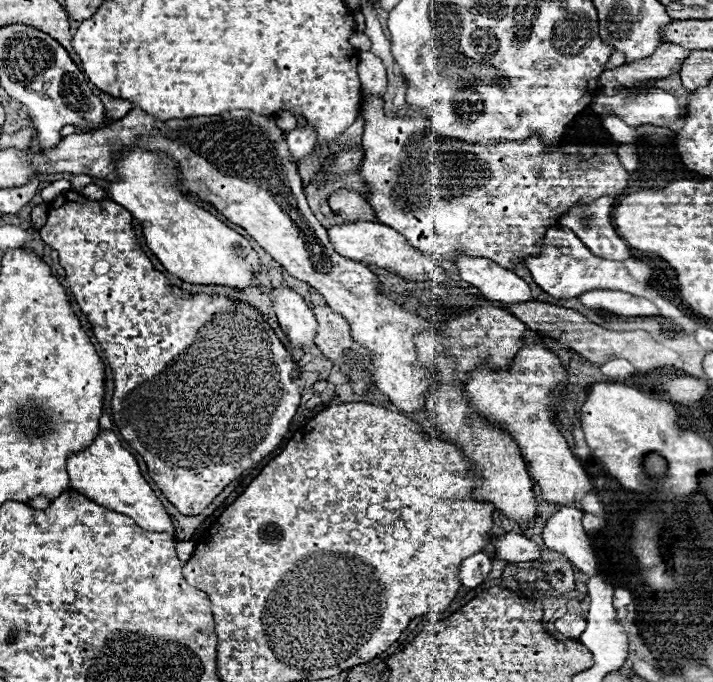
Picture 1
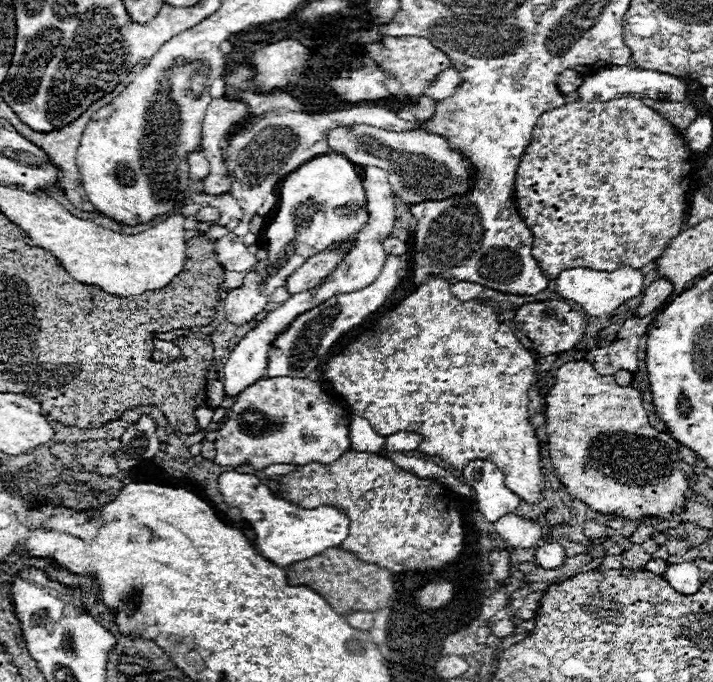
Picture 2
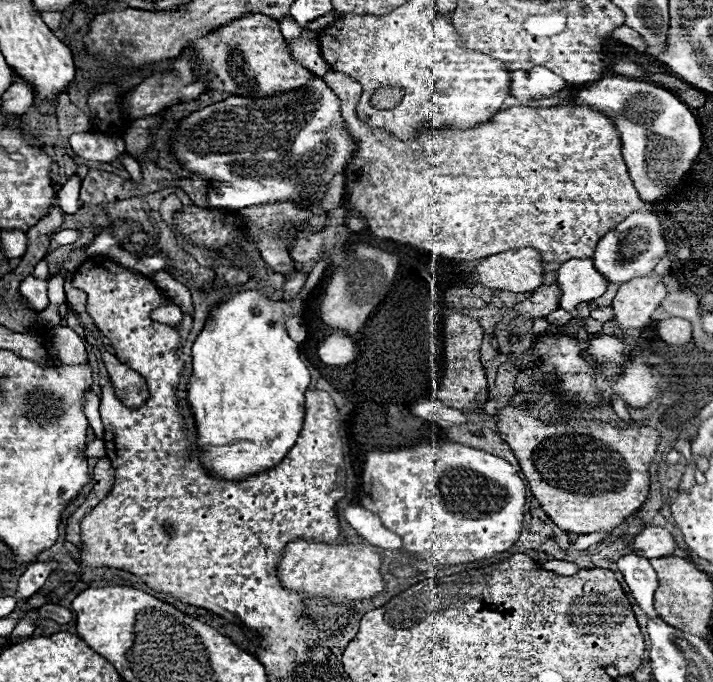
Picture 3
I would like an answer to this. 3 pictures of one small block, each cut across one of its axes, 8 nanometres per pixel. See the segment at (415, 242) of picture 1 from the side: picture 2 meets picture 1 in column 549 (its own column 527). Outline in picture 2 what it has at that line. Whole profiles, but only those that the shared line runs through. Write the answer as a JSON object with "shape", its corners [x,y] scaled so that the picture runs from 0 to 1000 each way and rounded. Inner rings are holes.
{"shape":[[[875,141],[853,150],[820,150],[808,147],[797,150],[780,161],[769,161],[757,170],[757,179],[752,179],[752,188],[746,194],[746,208],[741,211],[741,220],[735,223],[727,252],[724,252],[724,305],[727,317],[738,326],[741,337],[746,340],[746,372],[755,384],[755,390],[769,402],[769,408],[780,408],[785,396],[794,396],[797,390],[825,390],[830,396],[867,396],[870,390],[886,390],[886,393],[900,393],[909,384],[920,381],[931,364],[934,355],[948,349],[954,343],[954,331],[959,323],[959,308],[962,308],[962,284],[968,276],[968,220],[957,202],[957,196],[926,167],[920,167],[914,158],[900,152],[900,147]]]}

